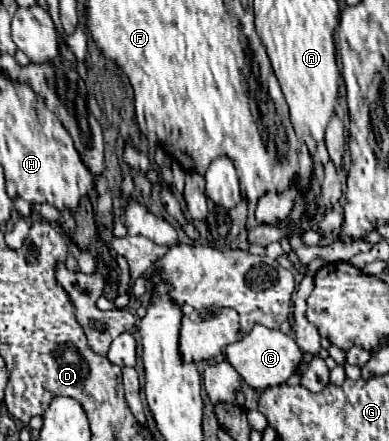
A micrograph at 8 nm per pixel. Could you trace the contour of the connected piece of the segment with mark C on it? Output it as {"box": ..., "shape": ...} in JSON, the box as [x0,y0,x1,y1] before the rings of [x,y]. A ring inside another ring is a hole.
{"box":[224,325,302,391],"shape":[[[256,325],[240,341],[228,345],[224,355],[226,355],[226,361],[242,375],[246,385],[260,391],[266,387],[282,385],[292,375],[294,367],[298,367],[302,361],[302,353],[290,335],[284,335],[278,329],[268,329],[264,325]]]}

